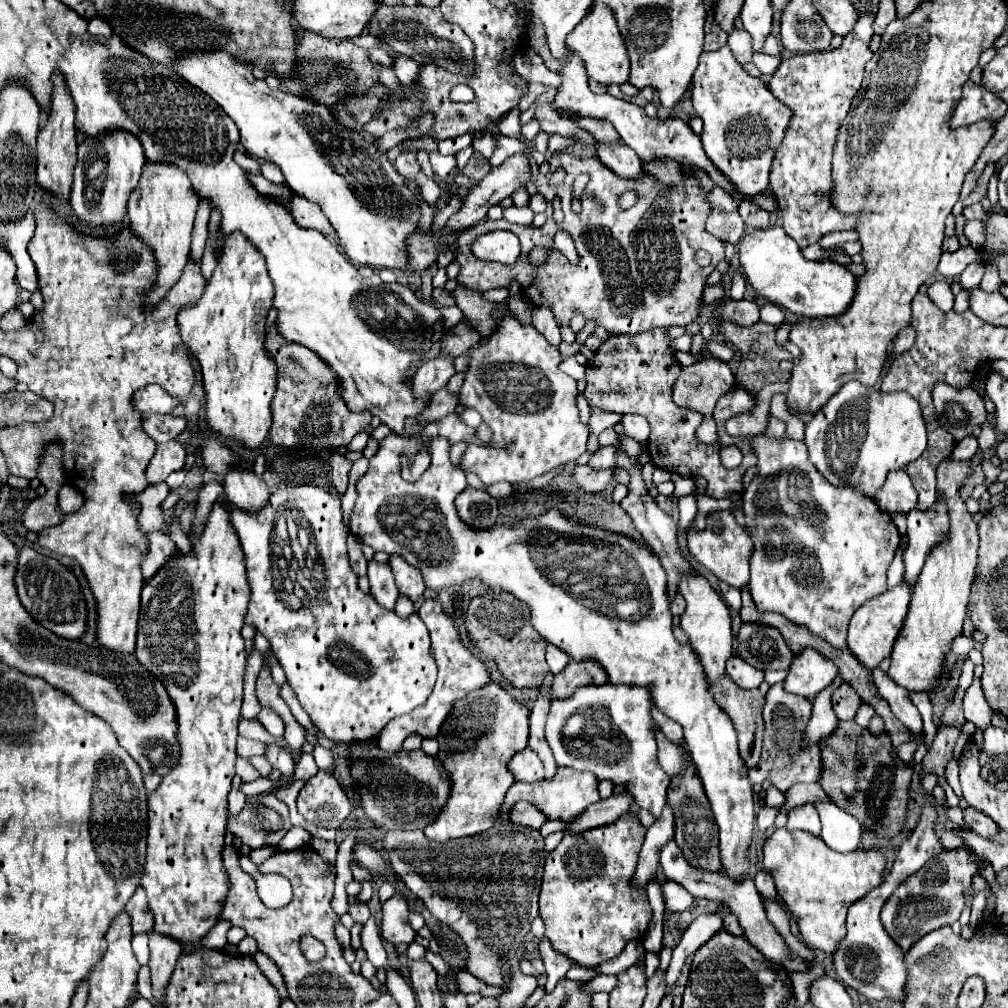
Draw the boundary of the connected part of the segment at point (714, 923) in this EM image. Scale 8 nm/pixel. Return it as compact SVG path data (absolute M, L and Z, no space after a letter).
M704 914L704 916L698 916L682 934L682 940L680 944L674 948L672 952L672 962L664 974L664 980L666 980L666 986L668 988L674 988L674 984L678 982L678 976L680 976L680 970L686 962L688 956L692 956L702 944L706 944L716 932L720 932L722 928L722 916L718 914Z

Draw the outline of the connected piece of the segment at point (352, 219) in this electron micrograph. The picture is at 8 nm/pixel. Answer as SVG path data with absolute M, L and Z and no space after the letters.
M226 52L184 56L182 60L176 60L172 68L178 70L178 74L184 80L194 84L202 92L206 92L236 122L240 130L240 142L244 144L248 154L274 162L282 170L288 186L298 196L322 208L330 226L338 234L338 240L340 240L338 244L344 256L350 258L352 264L388 268L404 274L414 272L408 266L406 240L412 232L418 230L418 224L420 224L418 196L408 186L408 180L396 172L394 162L390 162L386 154L372 144L366 132L342 126L326 106L318 106L290 92L270 90L264 80L258 80L250 68L246 68L244 64L238 64Z

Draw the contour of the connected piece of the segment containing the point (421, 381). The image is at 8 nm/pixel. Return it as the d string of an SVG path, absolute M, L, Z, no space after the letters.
M440 354L438 358L426 360L416 370L414 392L418 392L418 396L422 396L422 394L434 394L436 390L444 388L454 374L456 374L456 370L454 370L454 358Z

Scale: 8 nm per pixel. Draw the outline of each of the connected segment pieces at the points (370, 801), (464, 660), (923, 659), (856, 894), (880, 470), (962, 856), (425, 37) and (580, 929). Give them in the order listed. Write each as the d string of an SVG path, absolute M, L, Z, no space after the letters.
M352 742L350 766L352 778L360 782L366 820L386 830L424 830L438 818L450 798L450 774L442 768L438 758L428 756L422 750L400 750L396 754L386 754L378 746L366 750L362 748L362 742Z
M424 600L422 606L418 608L418 616L422 618L422 622L426 624L428 632L430 632L430 638L432 638L432 648L434 648L434 658L436 658L436 664L438 664L438 680L436 680L436 686L432 690L432 694L428 696L428 700L418 706L416 710L412 710L410 714L404 714L400 718L394 718L384 730L382 734L378 736L378 746L386 748L386 752L396 752L404 738L412 732L420 734L422 738L436 738L442 724L446 722L448 714L452 712L454 708L454 702L456 700L462 700L466 698L470 692L482 688L484 684L490 682L490 672L488 672L488 664L480 658L476 658L460 640L460 634L458 634L458 628L454 624L454 620L442 610L442 604L438 600Z
M944 460L938 466L938 488L946 492L946 502L950 508L950 540L942 548L934 548L928 556L922 574L912 592L910 612L902 632L892 650L892 664L888 676L902 688L910 692L932 694L942 688L944 662L950 652L954 638L962 634L962 624L968 608L970 586L976 578L978 564L978 528L976 520L968 514L966 504L960 498L960 486L970 472L968 462Z
M778 828L764 844L764 870L772 874L780 898L794 914L804 944L828 954L836 952L846 938L848 908L882 884L884 868L886 858L878 850L840 854L828 848L822 838L810 836L808 832L788 832L786 828Z
M848 382L846 386L842 386L840 390L838 390L838 396L832 396L816 414L814 414L814 418L806 424L806 446L808 446L808 452L810 452L810 460L812 460L812 464L818 468L818 472L822 472L824 476L826 476L826 480L830 480L830 484L834 484L834 486L856 486L856 488L860 488L866 496L870 496L870 498L874 498L874 492L884 484L884 480L886 480L886 472L890 472L890 470L894 470L894 468L906 468L906 464L910 462L910 460L916 460L924 450L926 450L926 424L924 424L924 420L922 420L922 412L920 412L920 404L910 396L910 394L906 394L906 392L882 392L882 390L878 390L878 388L872 388L872 386L864 386L864 384L860 384L860 382Z
M970 846L946 850L936 858L928 860L926 866L922 866L918 872L908 876L886 900L880 916L886 932L906 952L924 934L938 930L942 926L952 926L960 918L962 910L966 908L968 898L964 892L972 890L972 878L982 872L984 862L986 858L976 856Z
M380 4L374 20L370 22L370 34L382 38L398 54L404 54L420 64L436 64L452 74L462 74L466 78L474 76L474 44L460 26L444 20L440 8L402 6L390 12L390 8L384 8L384 4Z
M628 810L622 818L618 818L616 822L612 824L606 824L602 828L592 828L590 832L578 832L578 834L564 834L562 842L546 856L546 866L544 866L544 878L542 878L542 890L540 890L540 918L544 920L544 926L546 926L546 938L552 942L552 948L560 954L564 954L566 958L570 958L572 962L580 964L580 966L600 966L602 962L608 962L612 960L614 956L618 956L624 946L630 942L630 940L642 940L644 934L646 934L646 928L648 928L648 922L652 920L652 908L650 908L650 902L648 902L648 896L642 888L632 888L632 876L634 876L634 870L636 870L636 864L638 864L638 854L640 854L640 848L642 848L642 842L644 842L644 834L646 834L646 828L640 824L636 812Z

